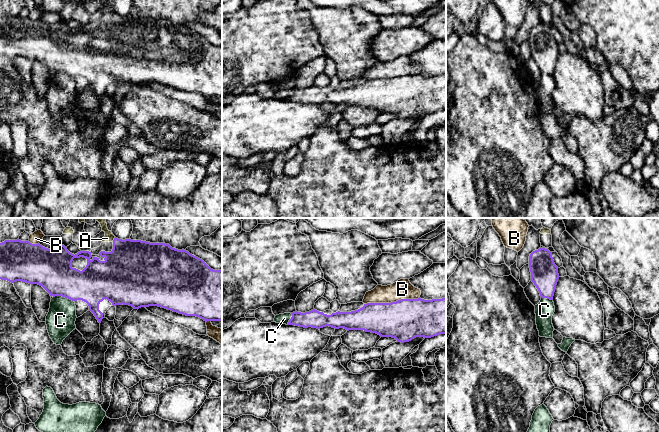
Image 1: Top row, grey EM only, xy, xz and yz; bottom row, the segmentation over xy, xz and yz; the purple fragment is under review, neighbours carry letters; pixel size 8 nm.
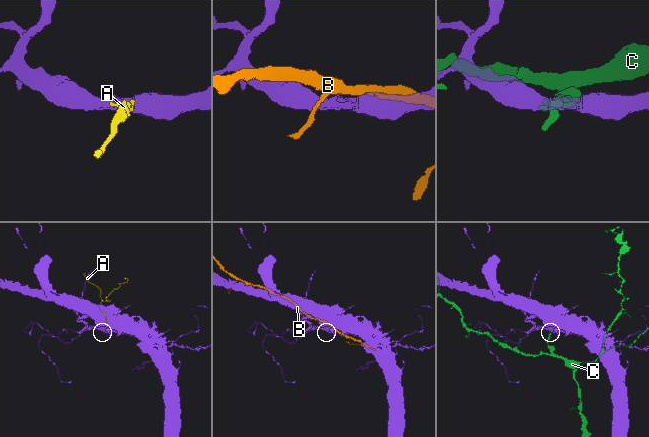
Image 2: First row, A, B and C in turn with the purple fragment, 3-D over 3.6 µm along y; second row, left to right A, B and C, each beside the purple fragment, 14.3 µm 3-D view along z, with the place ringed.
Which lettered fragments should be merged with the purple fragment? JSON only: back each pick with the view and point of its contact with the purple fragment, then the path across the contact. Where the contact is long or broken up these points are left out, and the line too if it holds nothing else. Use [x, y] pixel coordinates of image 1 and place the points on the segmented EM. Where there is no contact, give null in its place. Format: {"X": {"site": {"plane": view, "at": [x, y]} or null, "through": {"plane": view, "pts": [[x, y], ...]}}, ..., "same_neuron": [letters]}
{"A": {"site": {"plane": "xy", "at": [114, 239]}, "through": {"plane": "xy", "pts": [[132, 264], [114, 239], [104, 228], [101, 218]]}}, "same_neuron": ["A"]}

